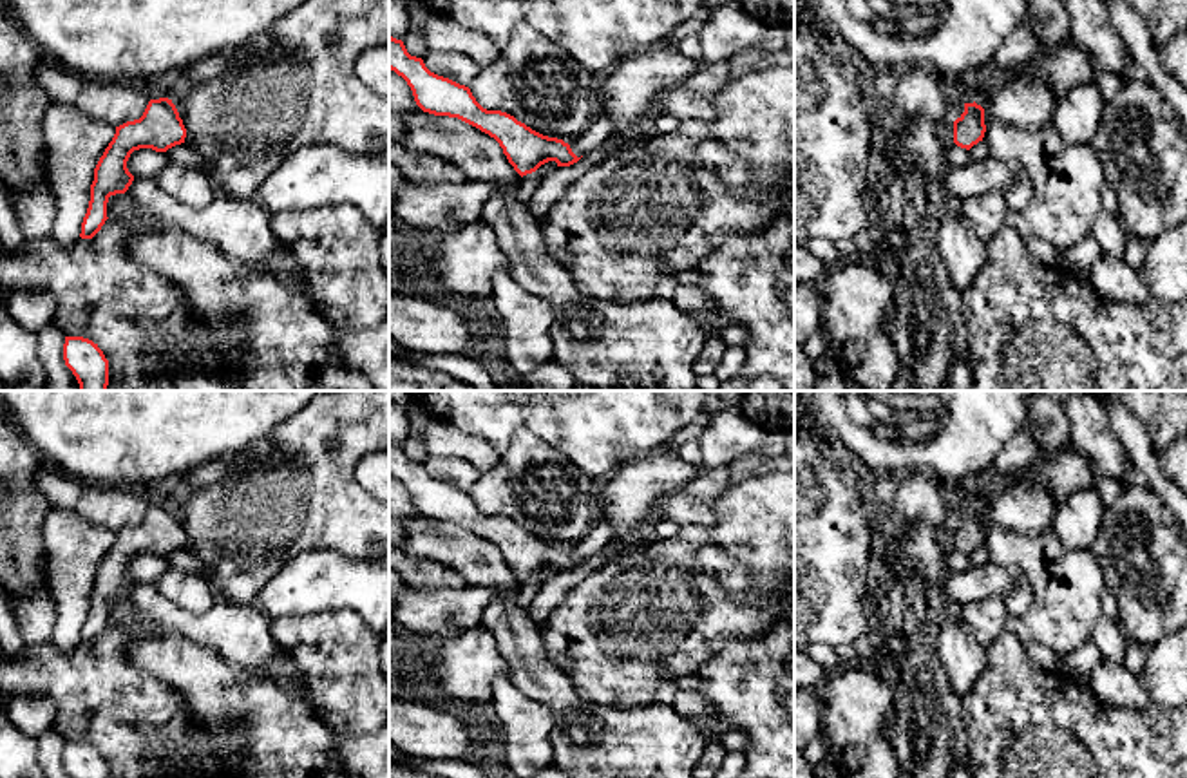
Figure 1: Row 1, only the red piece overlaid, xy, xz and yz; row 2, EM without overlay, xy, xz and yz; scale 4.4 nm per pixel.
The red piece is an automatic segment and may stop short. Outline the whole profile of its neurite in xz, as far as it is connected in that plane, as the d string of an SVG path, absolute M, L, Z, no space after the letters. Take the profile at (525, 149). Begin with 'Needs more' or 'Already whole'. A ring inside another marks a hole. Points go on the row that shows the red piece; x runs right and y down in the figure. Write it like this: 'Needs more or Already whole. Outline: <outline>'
Already whole. Outline: M391 34L389 69L407 81L423 112L458 118L494 138L521 177L548 161L570 166L581 159L563 139L543 136L507 112L483 109L469 87L431 72L422 58L411 56L404 42Z

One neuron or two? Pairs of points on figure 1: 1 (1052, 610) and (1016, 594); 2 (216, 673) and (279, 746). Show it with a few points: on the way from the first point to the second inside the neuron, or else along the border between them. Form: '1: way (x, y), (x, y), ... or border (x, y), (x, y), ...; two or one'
1: border (1008, 565), (1032, 590), (1025, 617); two
2: way (225, 695), (232, 702), (252, 708), (268, 724); one

